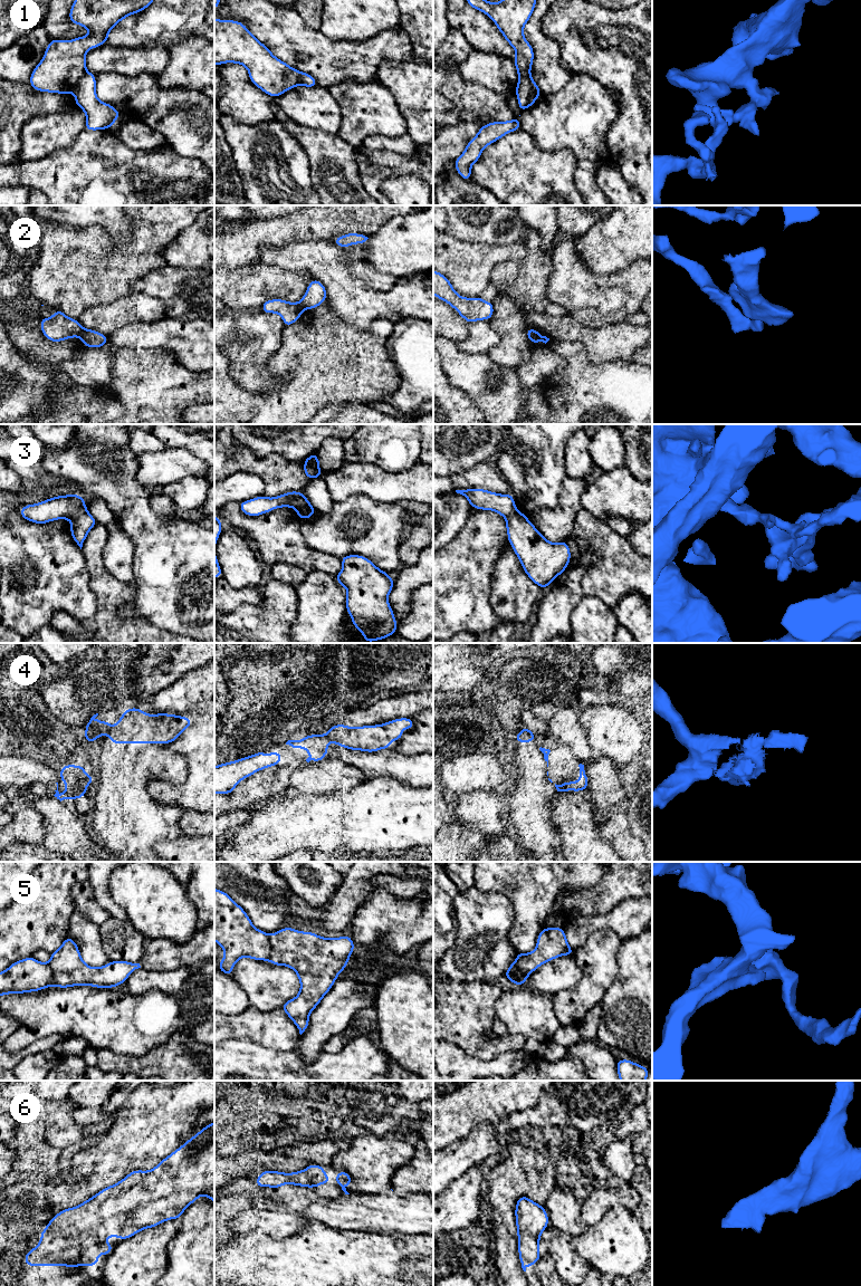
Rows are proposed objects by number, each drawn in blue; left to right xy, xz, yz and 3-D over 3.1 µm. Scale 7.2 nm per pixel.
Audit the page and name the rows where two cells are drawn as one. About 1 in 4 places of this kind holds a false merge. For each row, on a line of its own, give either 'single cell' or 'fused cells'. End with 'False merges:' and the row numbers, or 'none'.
1: fused cells
2: fused cells
3: fused cells
4: fused cells
5: fused cells
6: single cell
False merges: 1, 2, 3, 4, 5

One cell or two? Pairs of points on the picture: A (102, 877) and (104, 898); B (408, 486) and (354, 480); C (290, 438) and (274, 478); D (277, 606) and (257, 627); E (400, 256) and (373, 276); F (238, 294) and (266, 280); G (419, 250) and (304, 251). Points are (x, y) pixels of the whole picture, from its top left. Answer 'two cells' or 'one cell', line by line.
A: one cell
B: one cell
C: two cells
D: one cell
E: two cells
F: one cell
G: two cells

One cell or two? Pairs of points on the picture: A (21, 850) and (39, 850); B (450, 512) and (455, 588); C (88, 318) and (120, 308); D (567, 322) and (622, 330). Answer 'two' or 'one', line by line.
A: one
B: two
C: one
D: one

